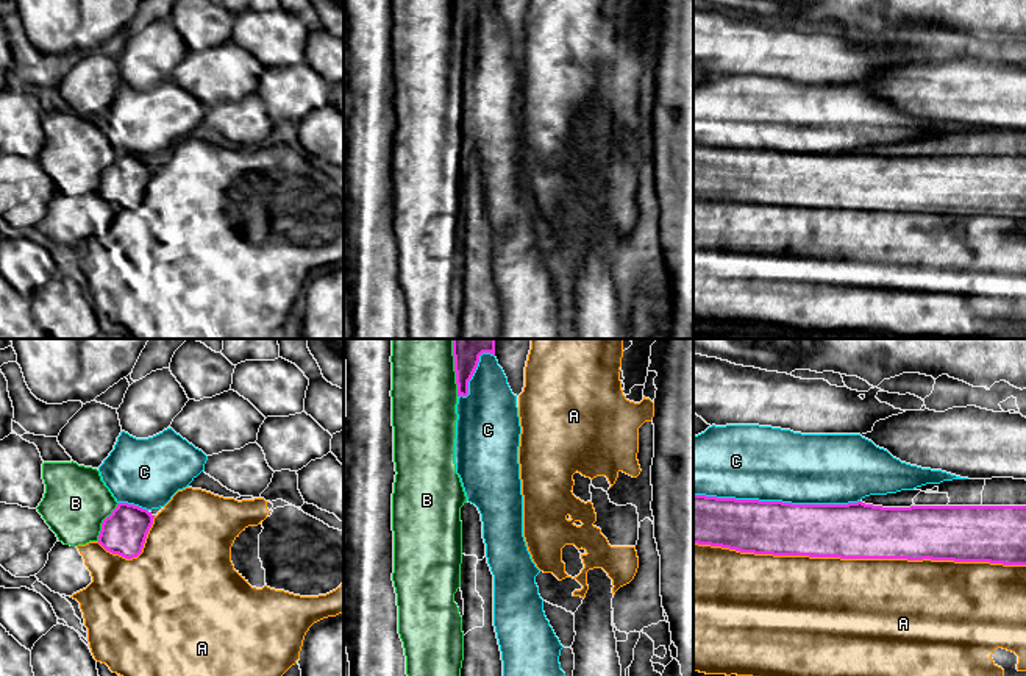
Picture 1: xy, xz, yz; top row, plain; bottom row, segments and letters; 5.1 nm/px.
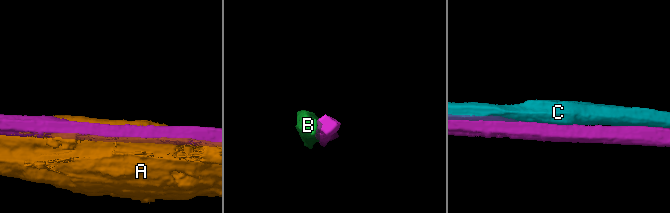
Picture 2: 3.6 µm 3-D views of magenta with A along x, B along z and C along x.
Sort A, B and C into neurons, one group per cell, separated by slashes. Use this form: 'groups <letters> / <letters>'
groups A / B / C

